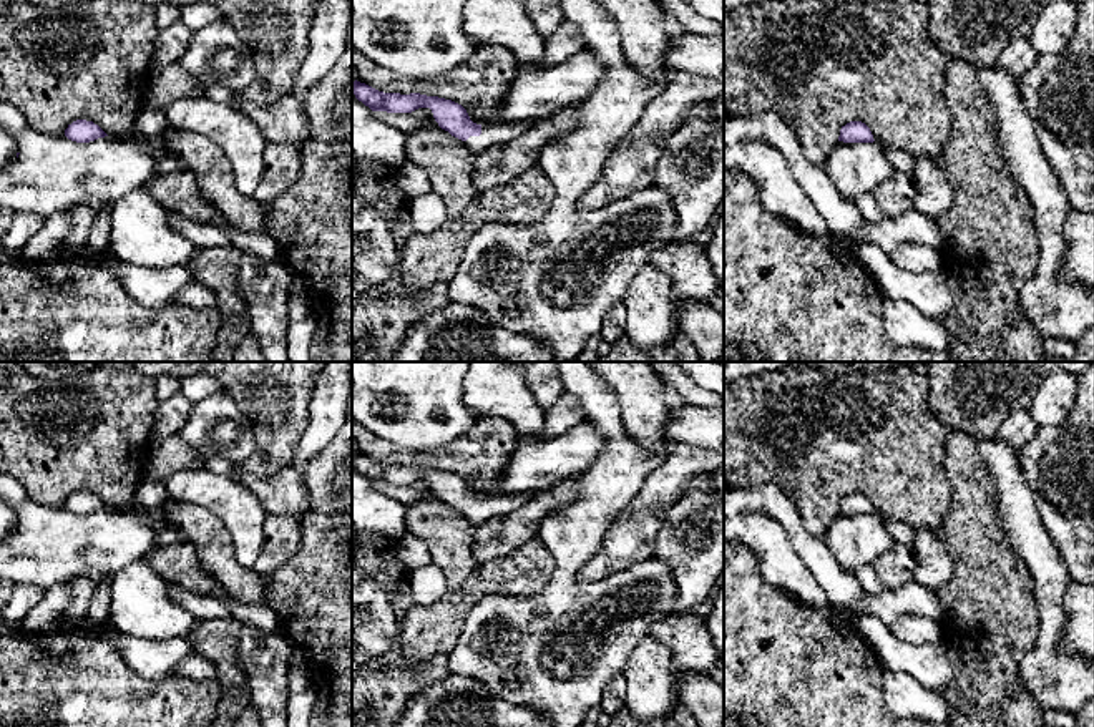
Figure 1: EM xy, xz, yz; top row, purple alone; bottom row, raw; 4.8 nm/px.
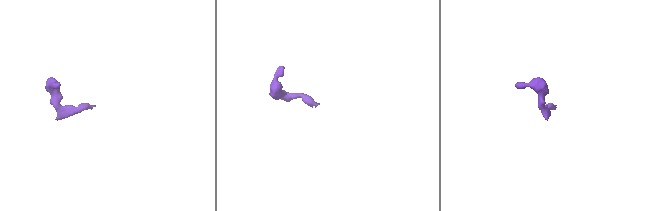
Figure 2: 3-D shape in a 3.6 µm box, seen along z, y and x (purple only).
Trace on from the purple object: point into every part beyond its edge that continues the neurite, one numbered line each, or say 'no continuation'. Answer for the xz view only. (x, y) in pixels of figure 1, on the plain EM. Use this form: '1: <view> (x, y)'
1: xz (498, 505)

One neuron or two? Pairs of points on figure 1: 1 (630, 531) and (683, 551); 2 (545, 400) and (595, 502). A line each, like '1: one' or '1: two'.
1: two
2: two

